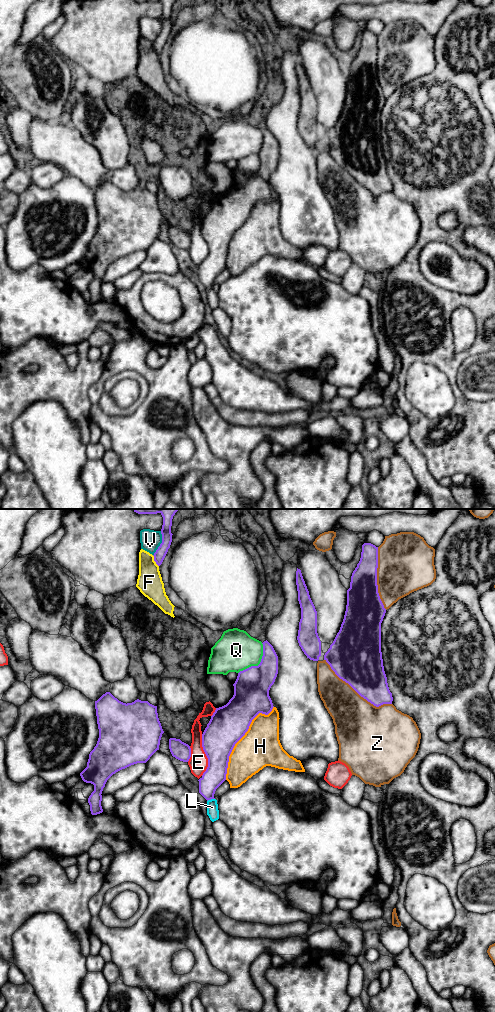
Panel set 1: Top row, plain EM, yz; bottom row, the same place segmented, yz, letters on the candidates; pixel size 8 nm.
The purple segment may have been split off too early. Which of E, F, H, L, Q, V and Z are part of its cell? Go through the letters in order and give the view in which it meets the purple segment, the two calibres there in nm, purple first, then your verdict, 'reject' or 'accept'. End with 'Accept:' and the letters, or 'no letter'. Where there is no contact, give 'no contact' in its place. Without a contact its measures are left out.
E: meets purple in yz; 280 nm thick on the purple side, 160 nm on the other; reject
F: meets purple in yz; 90 nm thick on the purple side, 200 nm on the other; reject
H: meets purple in yz; 300 nm thick on the purple side, 320 nm on the other; accept
L: meets purple in yz; 170 nm thick on the purple side, 100 nm on the other; reject
Q: meets purple in yz; 280 nm thick on the purple side, 320 nm on the other; reject
V: meets purple in yz; 90 nm thick on the purple side, 170 nm on the other; reject
Z: meets purple in yz; 400 nm thick on the purple side, 380 nm on the other; reject
Accept: H

